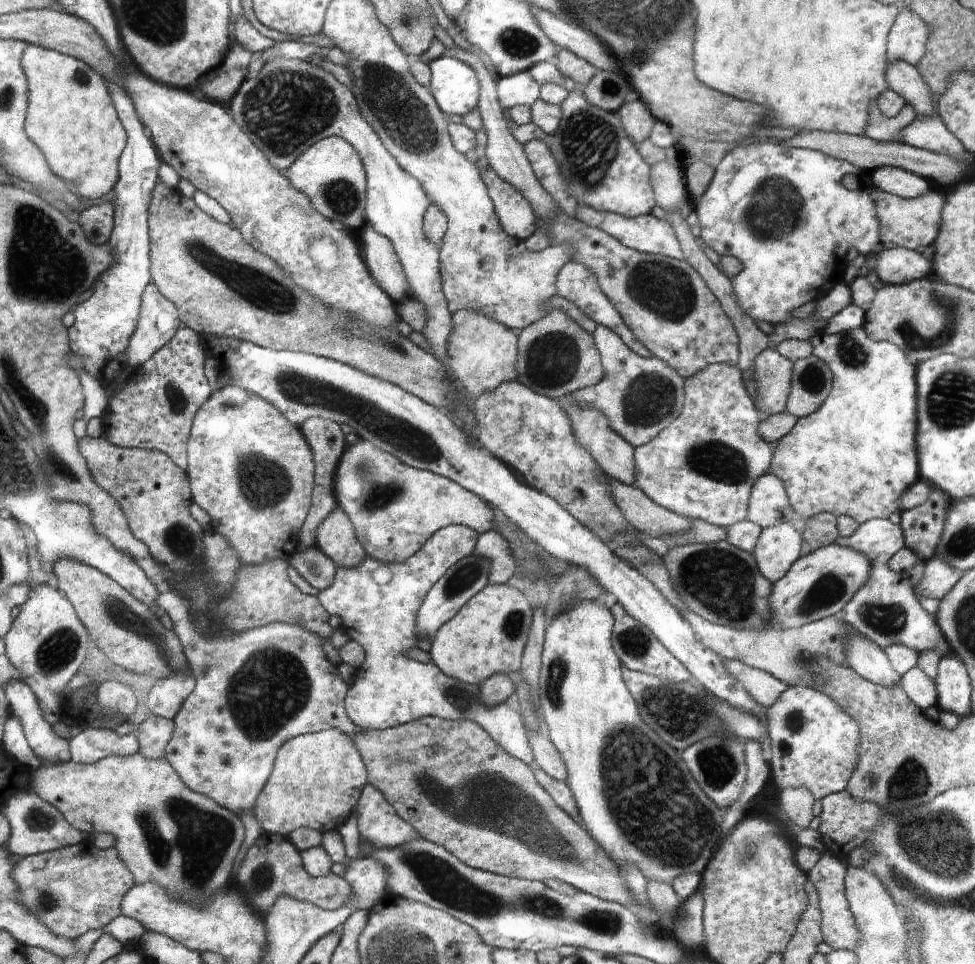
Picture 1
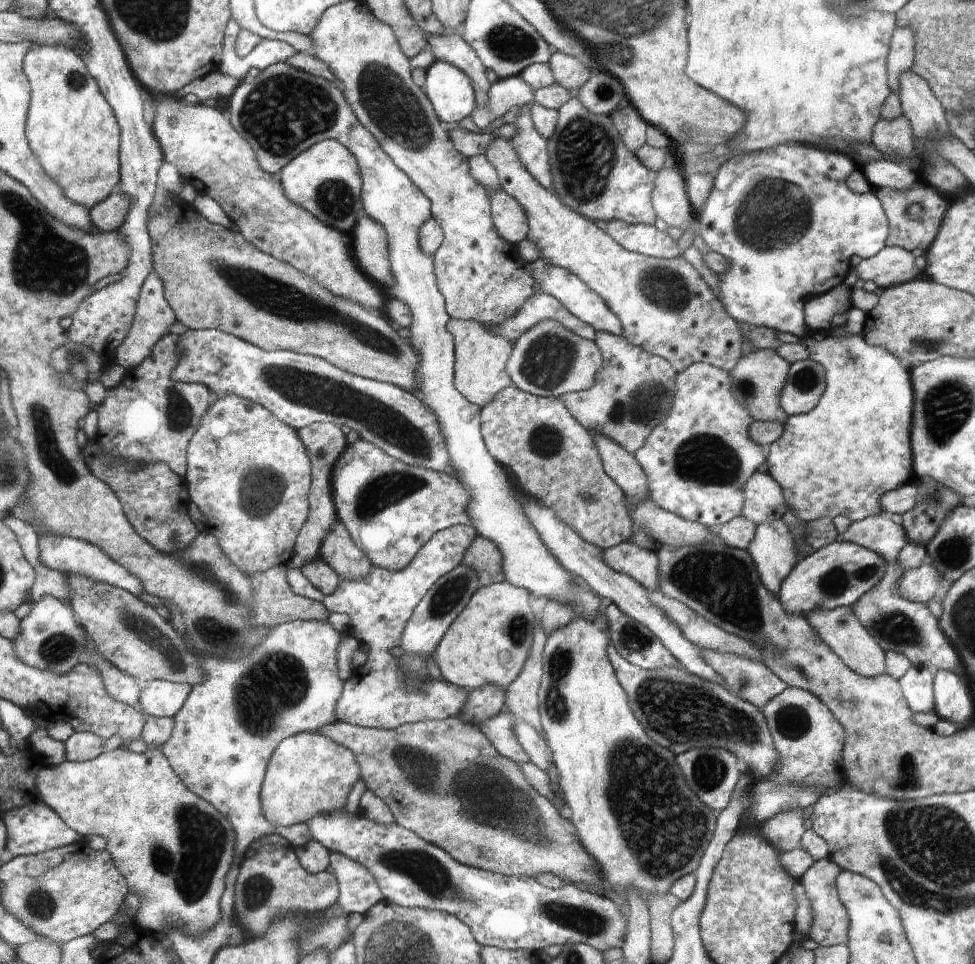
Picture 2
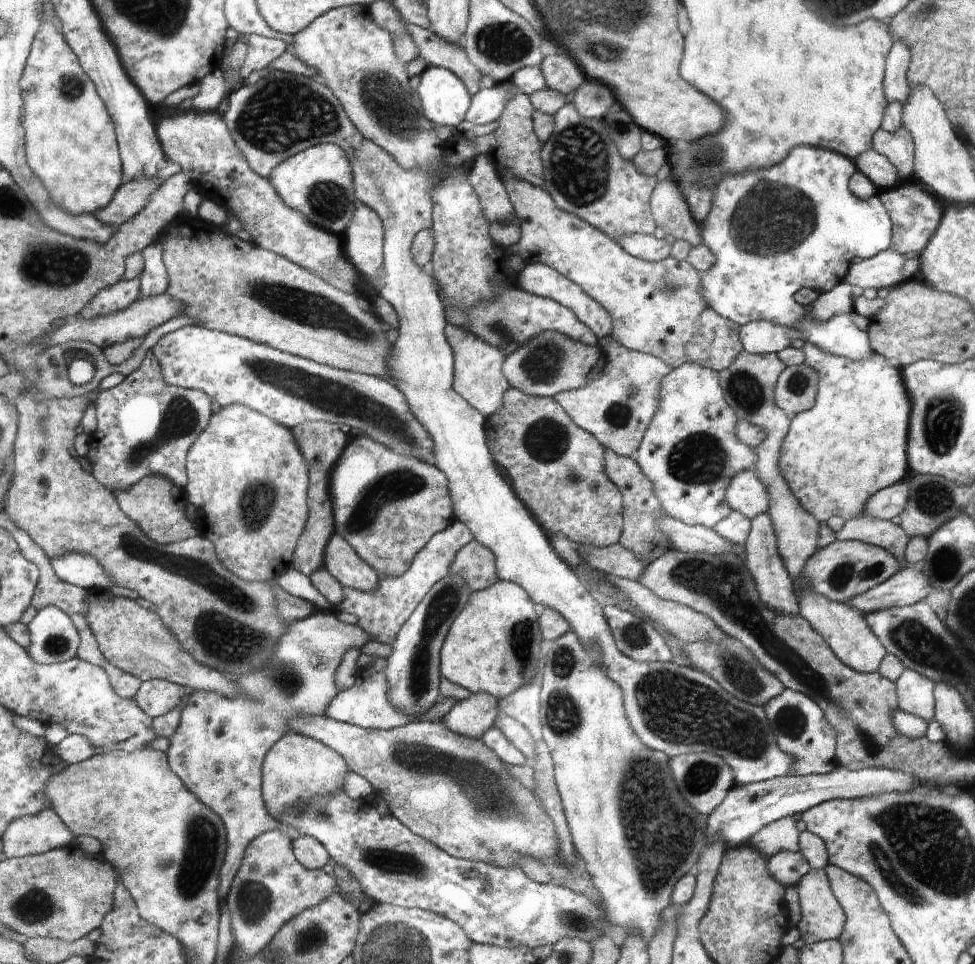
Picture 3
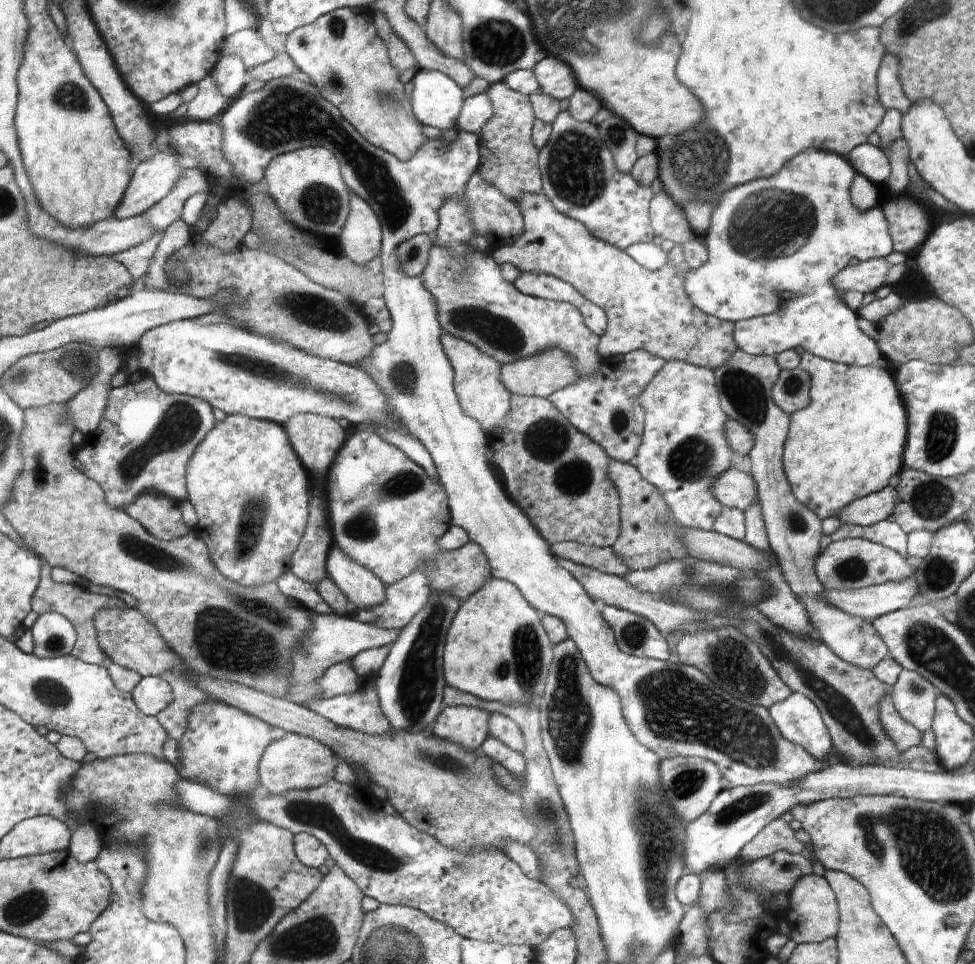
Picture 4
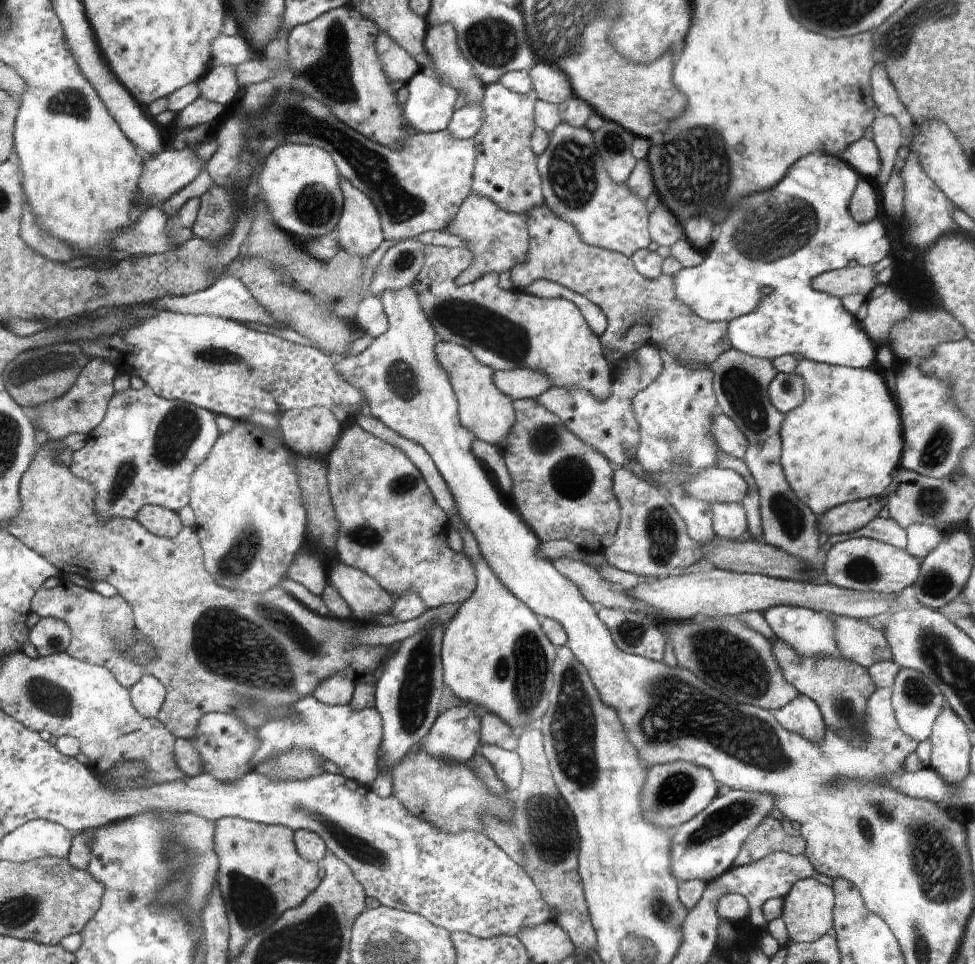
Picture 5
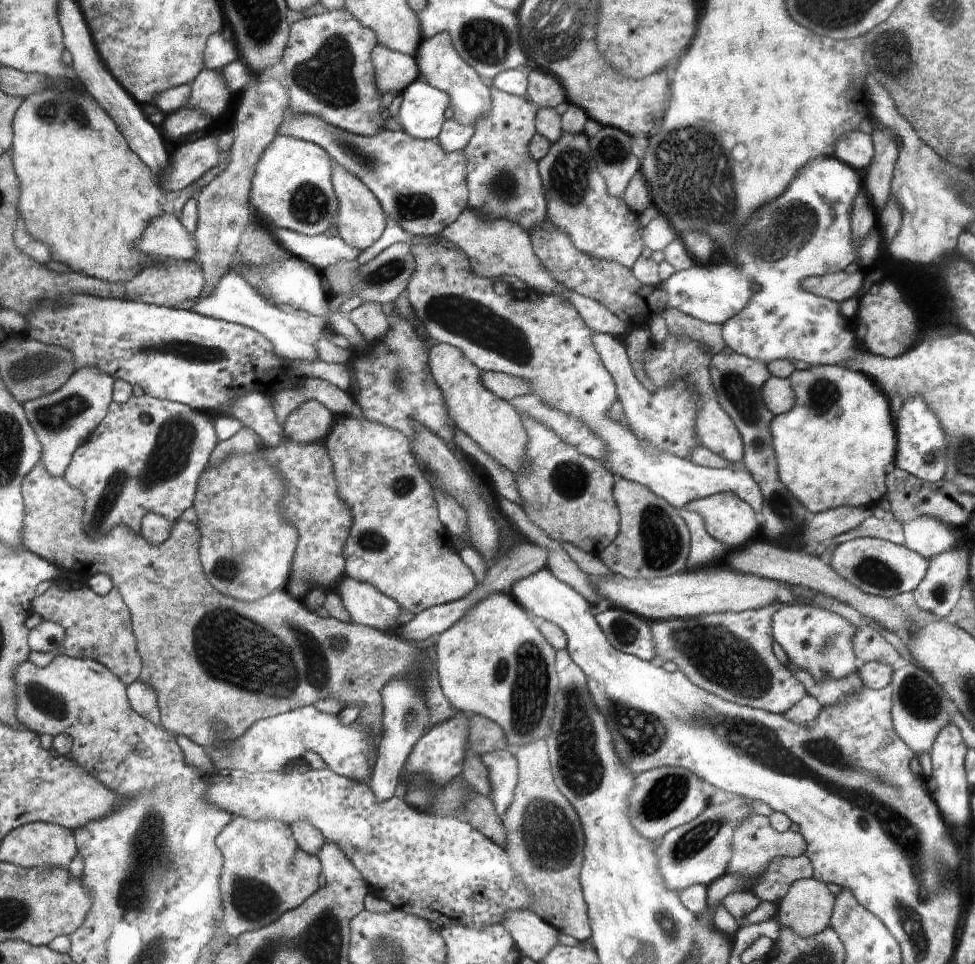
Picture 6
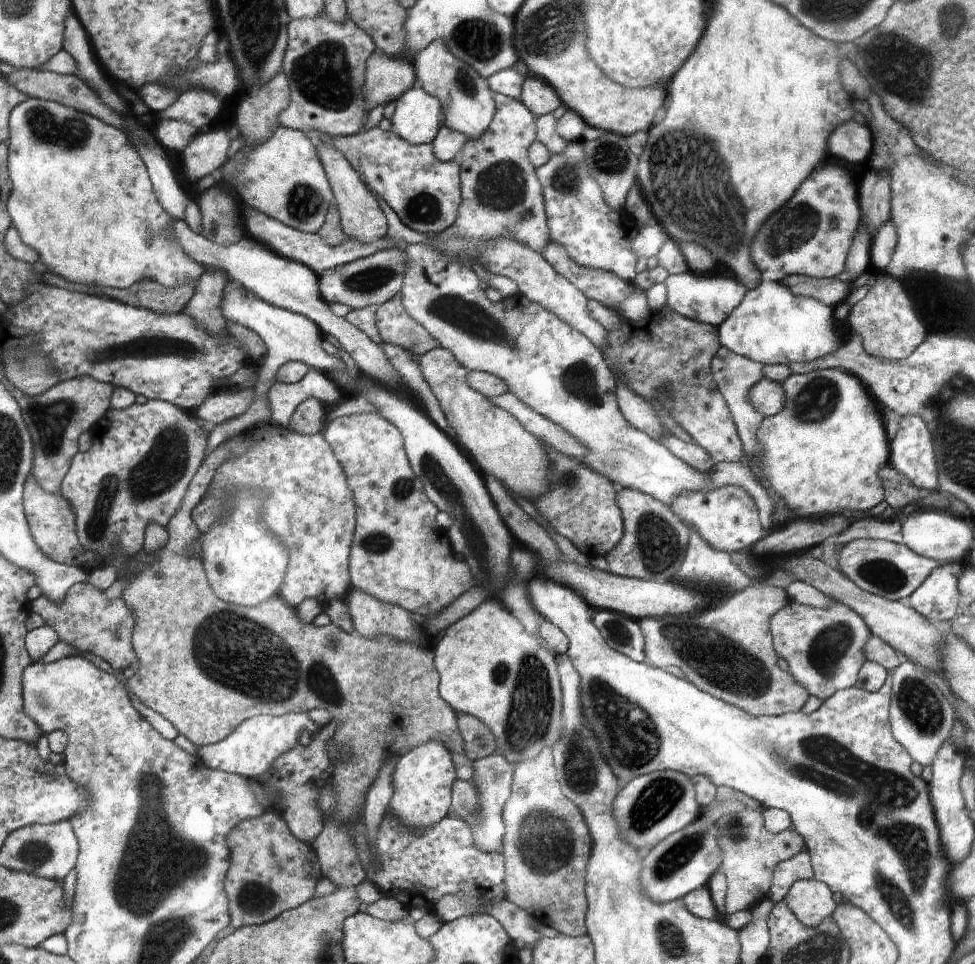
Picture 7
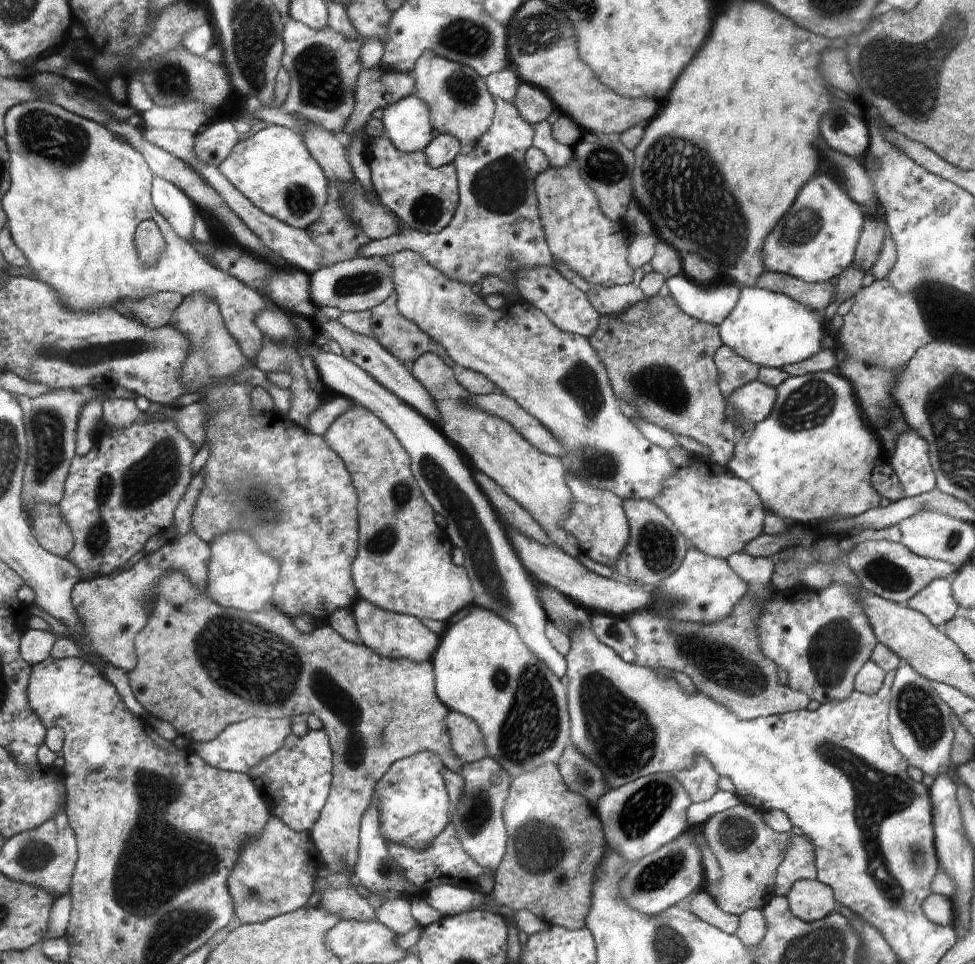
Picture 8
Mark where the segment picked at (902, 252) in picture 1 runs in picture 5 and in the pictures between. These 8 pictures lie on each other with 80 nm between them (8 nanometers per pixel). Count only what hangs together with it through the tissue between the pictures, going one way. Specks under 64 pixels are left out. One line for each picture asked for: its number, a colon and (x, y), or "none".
2: (892, 266)
3: (885, 269)
4: (867, 276)
5: (859, 279)

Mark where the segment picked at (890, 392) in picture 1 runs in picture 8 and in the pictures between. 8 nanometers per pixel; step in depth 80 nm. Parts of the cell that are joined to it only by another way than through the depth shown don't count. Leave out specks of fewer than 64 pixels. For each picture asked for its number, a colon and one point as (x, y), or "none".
2: (840, 458)
3: (853, 442)
4: (849, 442)
5: (844, 442)
6: (833, 448)
7: (822, 453)
8: (811, 459)

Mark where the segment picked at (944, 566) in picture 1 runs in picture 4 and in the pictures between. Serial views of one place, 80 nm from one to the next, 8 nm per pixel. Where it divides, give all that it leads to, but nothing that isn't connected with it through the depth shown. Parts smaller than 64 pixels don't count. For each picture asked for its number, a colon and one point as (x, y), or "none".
2: (919, 585)
3: (907, 586)
4: (871, 602)

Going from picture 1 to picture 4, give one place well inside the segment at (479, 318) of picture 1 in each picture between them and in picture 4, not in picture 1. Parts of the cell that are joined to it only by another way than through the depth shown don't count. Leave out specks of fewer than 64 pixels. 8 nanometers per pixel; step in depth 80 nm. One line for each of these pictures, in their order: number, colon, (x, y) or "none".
2: (482, 355)
3: (479, 375)
4: (481, 391)

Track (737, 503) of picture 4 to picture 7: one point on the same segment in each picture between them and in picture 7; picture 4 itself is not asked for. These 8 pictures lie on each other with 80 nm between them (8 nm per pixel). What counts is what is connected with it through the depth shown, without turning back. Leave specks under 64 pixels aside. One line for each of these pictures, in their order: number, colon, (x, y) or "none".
5: (718, 485)
6: (542, 338)
7: (556, 369)

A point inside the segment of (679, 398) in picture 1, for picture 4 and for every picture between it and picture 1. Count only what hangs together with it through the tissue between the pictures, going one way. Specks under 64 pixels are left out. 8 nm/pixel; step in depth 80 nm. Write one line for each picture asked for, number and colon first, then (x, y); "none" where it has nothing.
2: (634, 390)
3: (621, 397)
4: (606, 406)

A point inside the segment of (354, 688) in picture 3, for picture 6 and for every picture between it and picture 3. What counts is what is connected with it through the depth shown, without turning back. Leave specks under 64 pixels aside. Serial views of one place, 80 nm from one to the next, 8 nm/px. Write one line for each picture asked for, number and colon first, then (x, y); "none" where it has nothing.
4: (360, 710)
5: (350, 738)
6: (270, 745)

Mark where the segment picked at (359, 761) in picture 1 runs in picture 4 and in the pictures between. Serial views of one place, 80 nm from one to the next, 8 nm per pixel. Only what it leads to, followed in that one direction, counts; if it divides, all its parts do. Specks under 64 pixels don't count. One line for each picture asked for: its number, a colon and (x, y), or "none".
2: (310, 775)
3: (299, 768)
4: (292, 761)

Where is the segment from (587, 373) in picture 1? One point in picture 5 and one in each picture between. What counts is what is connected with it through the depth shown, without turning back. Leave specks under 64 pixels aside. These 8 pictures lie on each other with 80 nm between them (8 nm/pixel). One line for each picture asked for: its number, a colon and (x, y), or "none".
2: (549, 360)
3: (550, 363)
4: (540, 374)
5: (520, 383)

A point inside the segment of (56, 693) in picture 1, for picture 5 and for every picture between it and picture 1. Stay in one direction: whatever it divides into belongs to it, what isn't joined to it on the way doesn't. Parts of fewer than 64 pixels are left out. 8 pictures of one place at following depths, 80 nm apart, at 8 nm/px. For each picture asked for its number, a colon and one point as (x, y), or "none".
2: (49, 639)
3: (53, 639)
4: (54, 635)
5: (50, 635)

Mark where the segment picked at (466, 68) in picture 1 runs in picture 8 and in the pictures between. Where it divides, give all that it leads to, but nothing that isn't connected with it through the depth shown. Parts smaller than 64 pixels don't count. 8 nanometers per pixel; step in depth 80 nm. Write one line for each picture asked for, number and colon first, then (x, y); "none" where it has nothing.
2: (451, 91)
3: (446, 100)
4: (437, 98)
5: (430, 105)
6: (421, 114)
7: (417, 117)
8: (408, 123)

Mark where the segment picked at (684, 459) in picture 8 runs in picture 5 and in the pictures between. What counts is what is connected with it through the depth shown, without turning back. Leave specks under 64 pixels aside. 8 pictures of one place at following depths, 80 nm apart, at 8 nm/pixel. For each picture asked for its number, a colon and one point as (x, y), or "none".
5: (730, 520)
6: (728, 518)
7: (728, 518)

